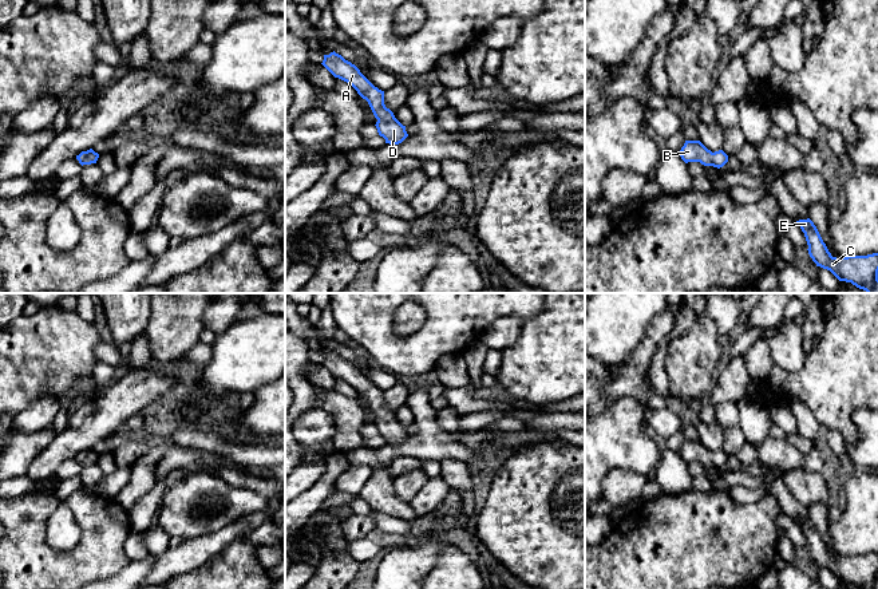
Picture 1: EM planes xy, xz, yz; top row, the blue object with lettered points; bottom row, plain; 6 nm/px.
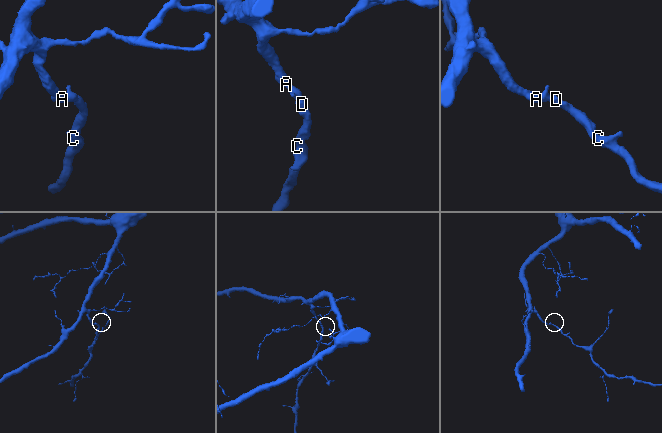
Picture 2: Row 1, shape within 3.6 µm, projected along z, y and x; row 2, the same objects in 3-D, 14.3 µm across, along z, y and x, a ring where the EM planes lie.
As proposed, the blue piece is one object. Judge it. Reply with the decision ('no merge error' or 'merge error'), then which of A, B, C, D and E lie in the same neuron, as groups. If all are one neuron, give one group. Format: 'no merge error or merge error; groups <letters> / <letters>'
no merge error; groups A B C D E

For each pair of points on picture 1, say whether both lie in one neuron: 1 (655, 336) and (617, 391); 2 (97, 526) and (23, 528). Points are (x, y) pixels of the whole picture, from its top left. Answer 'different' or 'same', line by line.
1: same
2: same

